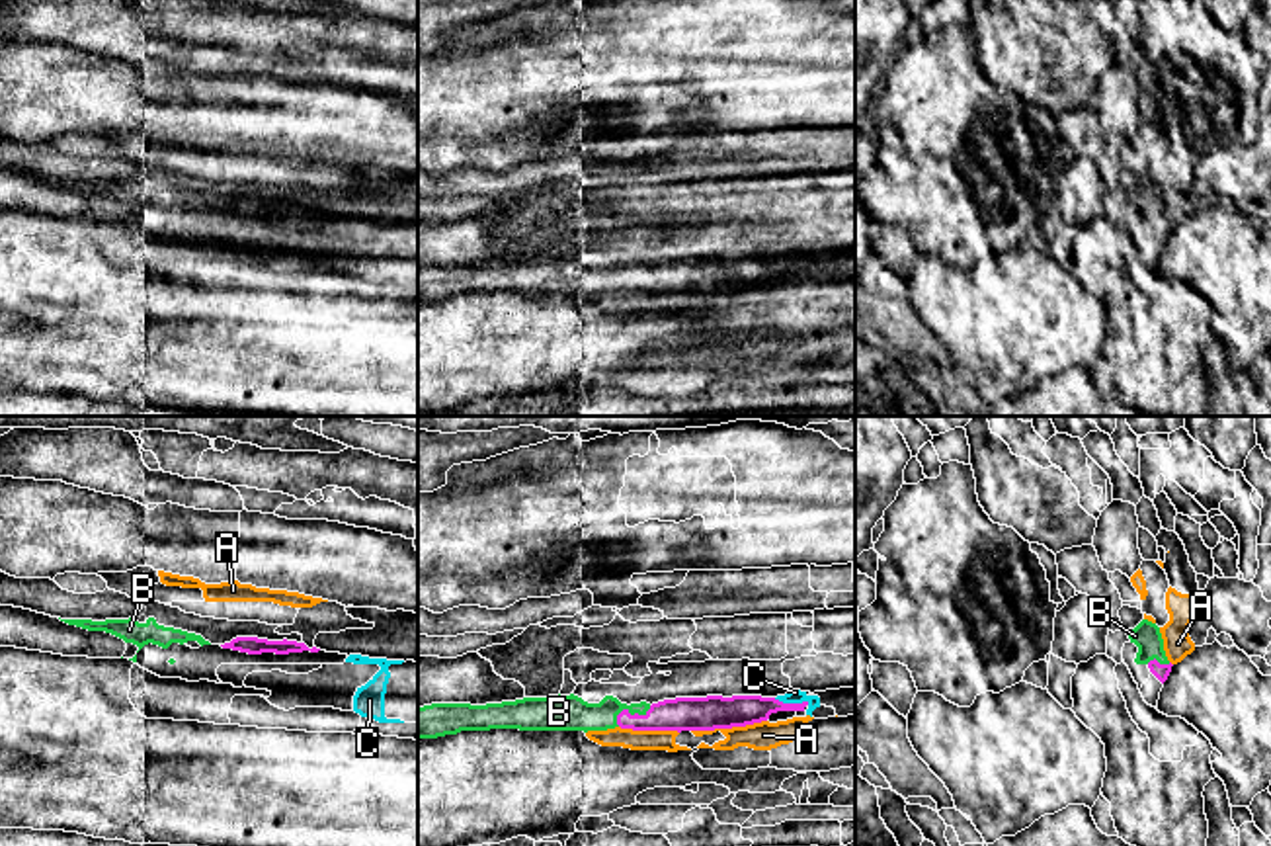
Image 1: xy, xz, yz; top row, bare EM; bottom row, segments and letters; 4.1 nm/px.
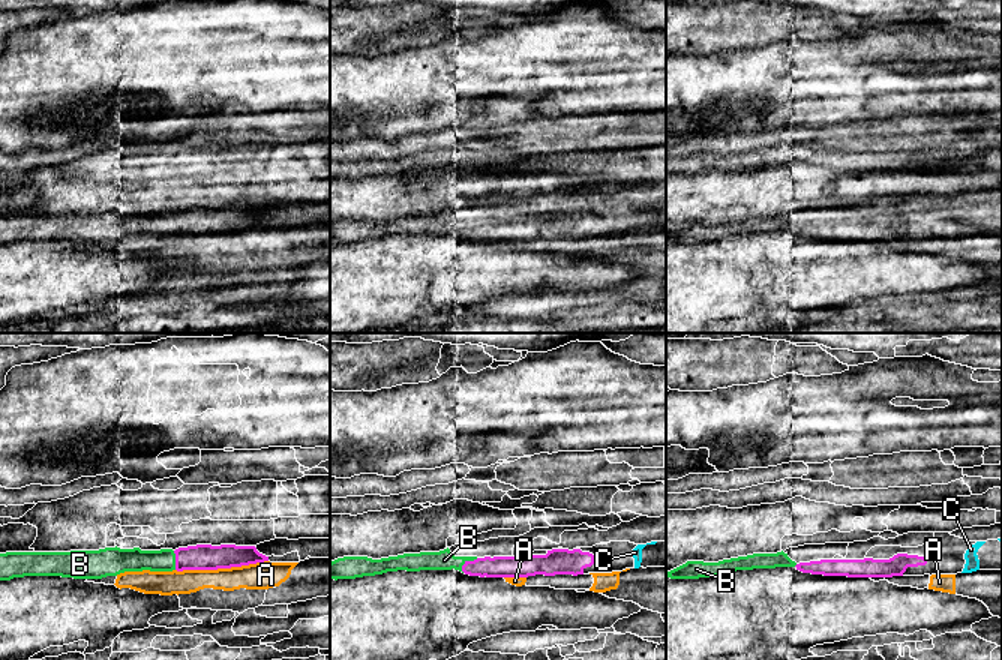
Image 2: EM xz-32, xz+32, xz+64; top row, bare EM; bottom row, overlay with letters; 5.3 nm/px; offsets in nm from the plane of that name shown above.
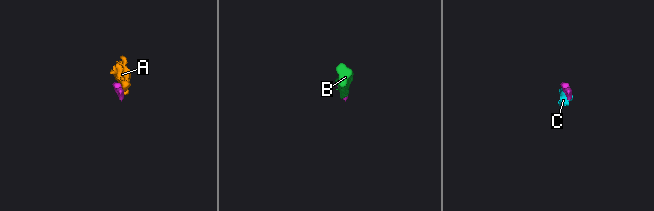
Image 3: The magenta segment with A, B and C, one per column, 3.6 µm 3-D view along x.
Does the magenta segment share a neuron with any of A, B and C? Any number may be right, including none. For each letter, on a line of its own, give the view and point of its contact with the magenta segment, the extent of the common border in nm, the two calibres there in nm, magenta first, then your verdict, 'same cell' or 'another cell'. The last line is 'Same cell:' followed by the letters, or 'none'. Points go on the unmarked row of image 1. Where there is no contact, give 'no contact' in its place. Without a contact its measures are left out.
A: meets magenta in xz at (729, 290); contact 320 nm long; 140 nm thick on the magenta side, 120 nm on the other; another cell
B: meets magenta in xz at (629, 276); contact 170 nm long; 140 nm thick on the magenta side, 140 nm on the other; same cell
C: meets magenta in xz at (791, 266); contact 150 nm long; 130 nm thick on the magenta side, 60 nm on the other; same cell
Same cell: B, C

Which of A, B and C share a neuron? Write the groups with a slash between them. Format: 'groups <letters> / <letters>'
groups A / B C

